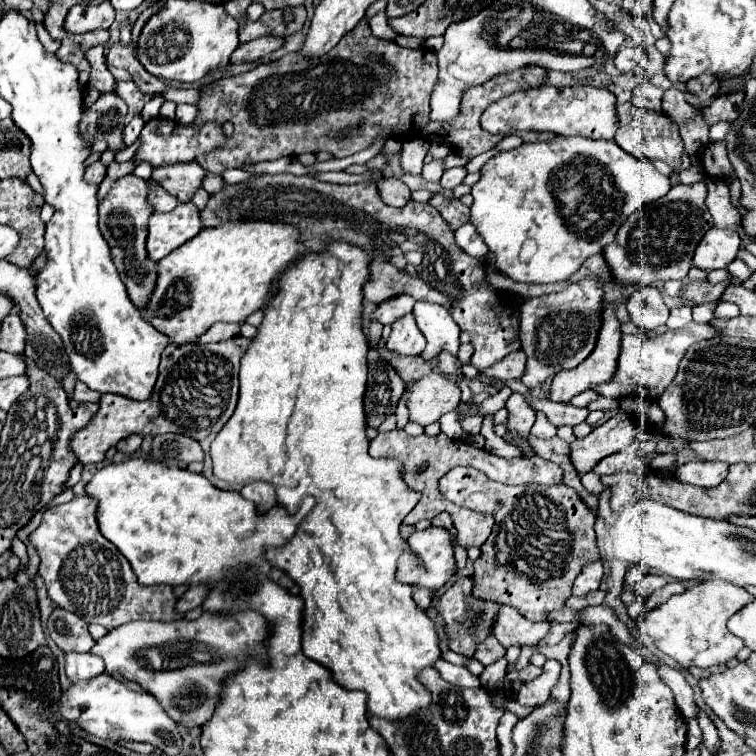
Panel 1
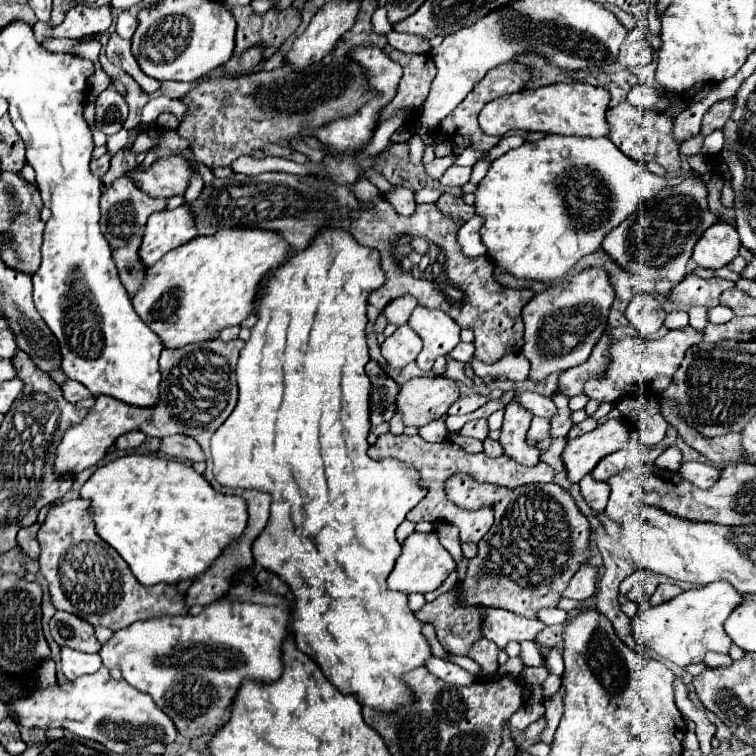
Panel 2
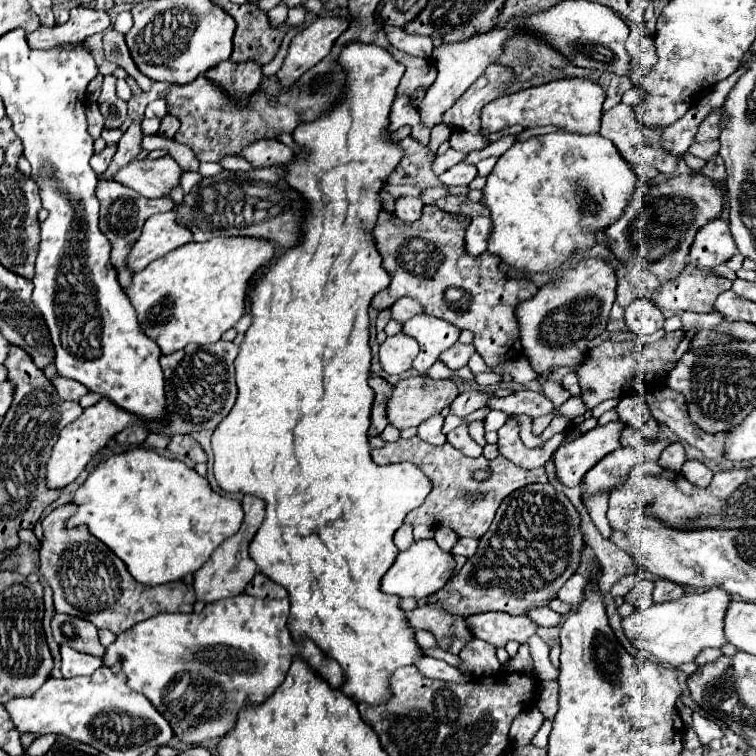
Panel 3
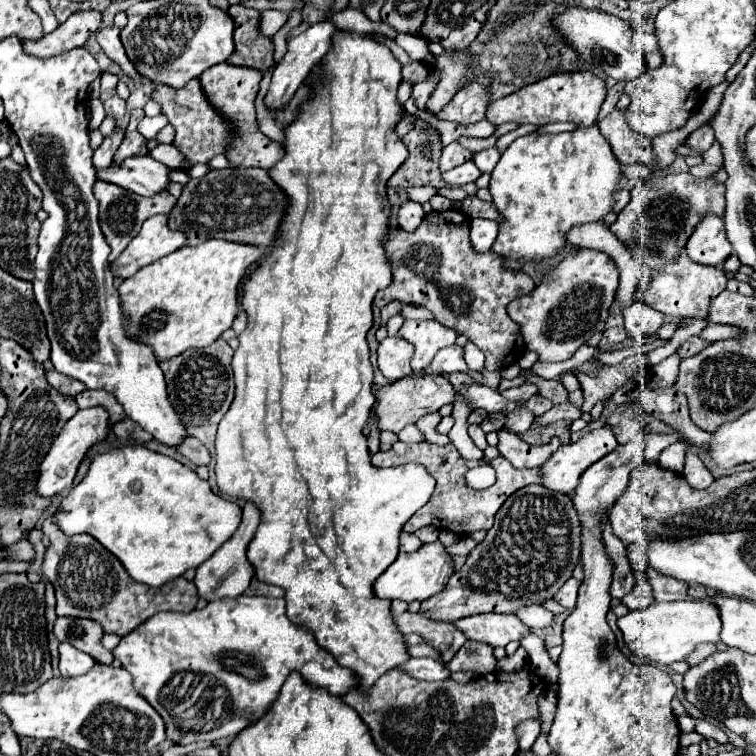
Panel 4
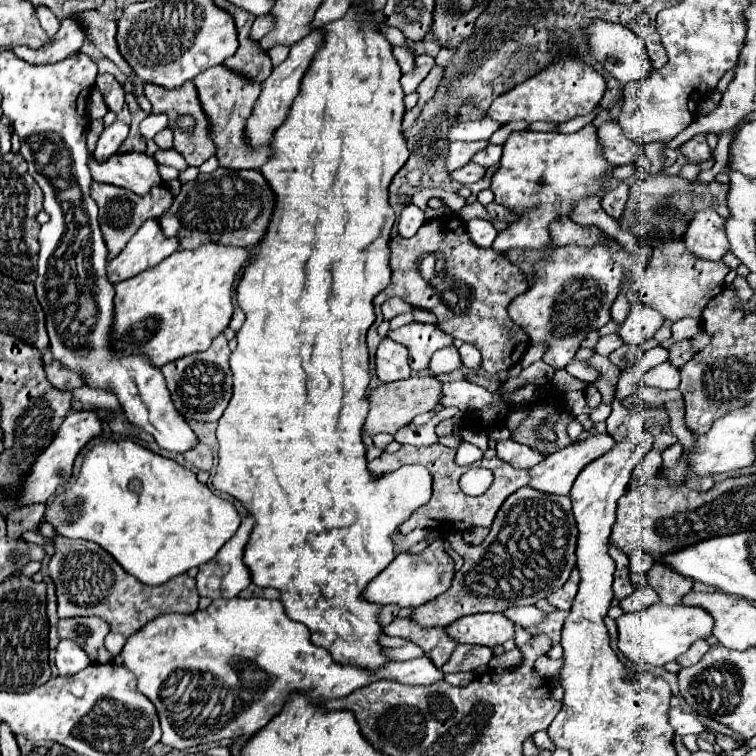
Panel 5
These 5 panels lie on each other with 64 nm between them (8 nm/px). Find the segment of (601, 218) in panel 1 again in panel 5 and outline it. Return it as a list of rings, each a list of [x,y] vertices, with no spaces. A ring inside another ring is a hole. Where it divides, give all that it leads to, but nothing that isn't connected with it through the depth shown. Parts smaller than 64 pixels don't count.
[[[588,124],[574,134],[560,132],[512,132],[504,142],[500,168],[492,178],[492,192],[498,204],[504,204],[520,214],[516,224],[498,232],[492,248],[506,252],[510,248],[548,248],[548,224],[560,216],[570,216],[572,206],[584,198],[594,196],[602,188],[604,172],[612,168],[600,158],[600,144],[596,142],[596,126]]]

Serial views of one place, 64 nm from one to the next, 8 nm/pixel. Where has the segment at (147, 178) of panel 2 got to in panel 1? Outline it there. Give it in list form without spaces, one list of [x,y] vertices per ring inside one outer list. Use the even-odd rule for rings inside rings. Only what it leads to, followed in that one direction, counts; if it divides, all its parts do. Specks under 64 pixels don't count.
[[[176,162],[158,166],[152,170],[150,180],[160,184],[166,192],[176,196],[180,202],[188,202],[190,196],[202,186],[206,170],[198,162]]]

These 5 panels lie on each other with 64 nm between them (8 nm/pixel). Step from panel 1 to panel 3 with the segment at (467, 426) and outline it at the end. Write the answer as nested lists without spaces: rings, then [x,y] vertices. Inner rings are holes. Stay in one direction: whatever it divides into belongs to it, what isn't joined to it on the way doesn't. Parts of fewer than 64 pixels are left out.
[[[472,422],[468,428],[470,428],[472,440],[476,444],[480,444],[480,446],[486,446],[486,440],[484,440],[484,422]]]

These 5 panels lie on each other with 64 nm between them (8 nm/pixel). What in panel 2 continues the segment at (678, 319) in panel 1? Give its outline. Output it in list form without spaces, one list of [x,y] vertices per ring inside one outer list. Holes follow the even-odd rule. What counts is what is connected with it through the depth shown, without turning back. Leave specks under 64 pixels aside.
[[[684,310],[670,312],[670,314],[666,316],[666,322],[664,322],[664,326],[666,326],[668,330],[672,330],[672,328],[682,328],[682,326],[688,326],[688,314],[686,314]]]

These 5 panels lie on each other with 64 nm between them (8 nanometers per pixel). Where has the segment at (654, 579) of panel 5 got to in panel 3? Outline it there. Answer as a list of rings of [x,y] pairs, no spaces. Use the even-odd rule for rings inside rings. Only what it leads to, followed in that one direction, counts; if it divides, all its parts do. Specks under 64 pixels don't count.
[[[664,578],[654,582],[654,602],[670,602],[670,600],[678,600],[684,596],[684,586],[676,584],[676,582],[668,582]]]

